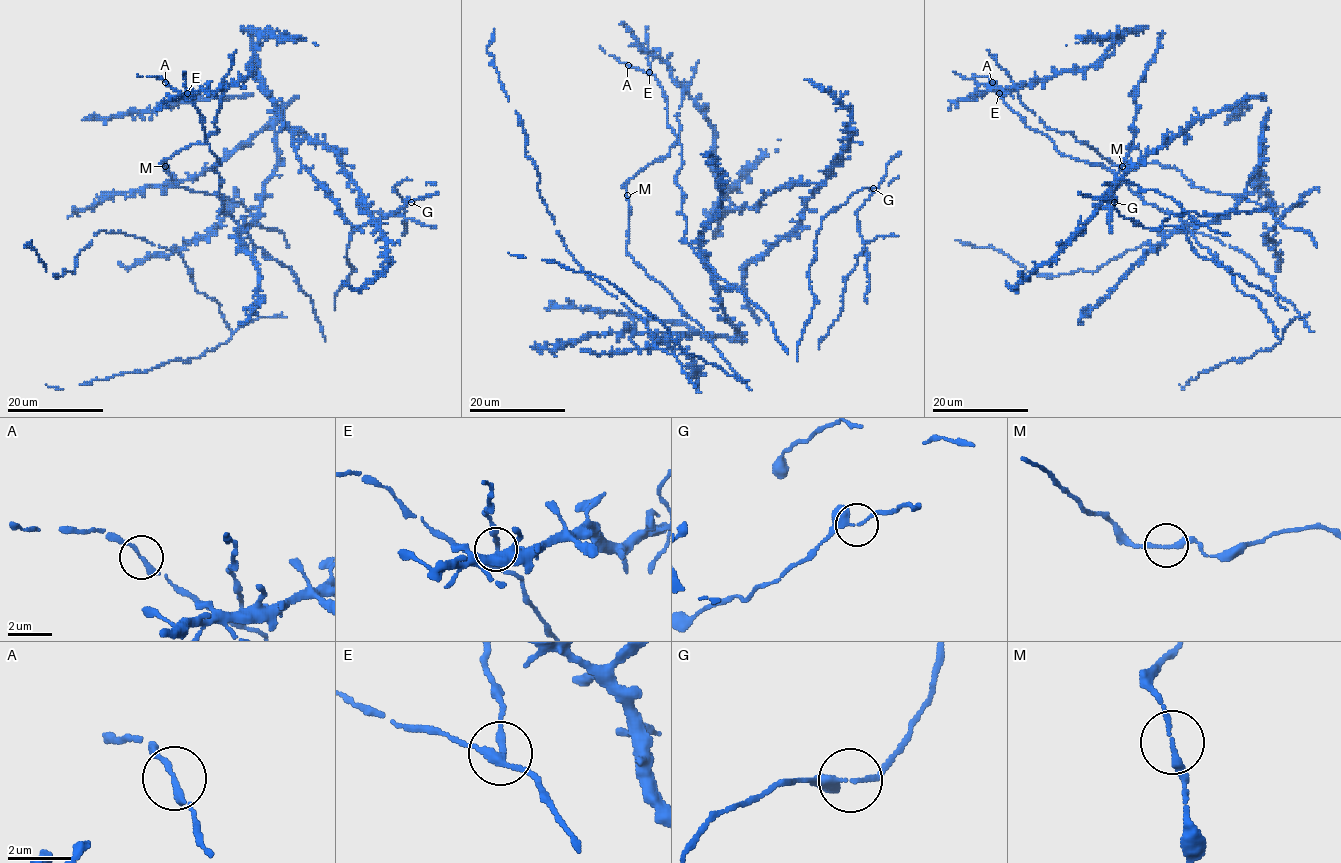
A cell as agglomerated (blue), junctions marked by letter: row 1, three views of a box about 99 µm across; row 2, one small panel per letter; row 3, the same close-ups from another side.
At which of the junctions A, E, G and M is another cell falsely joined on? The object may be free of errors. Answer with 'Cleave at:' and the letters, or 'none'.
Cleave at: none

